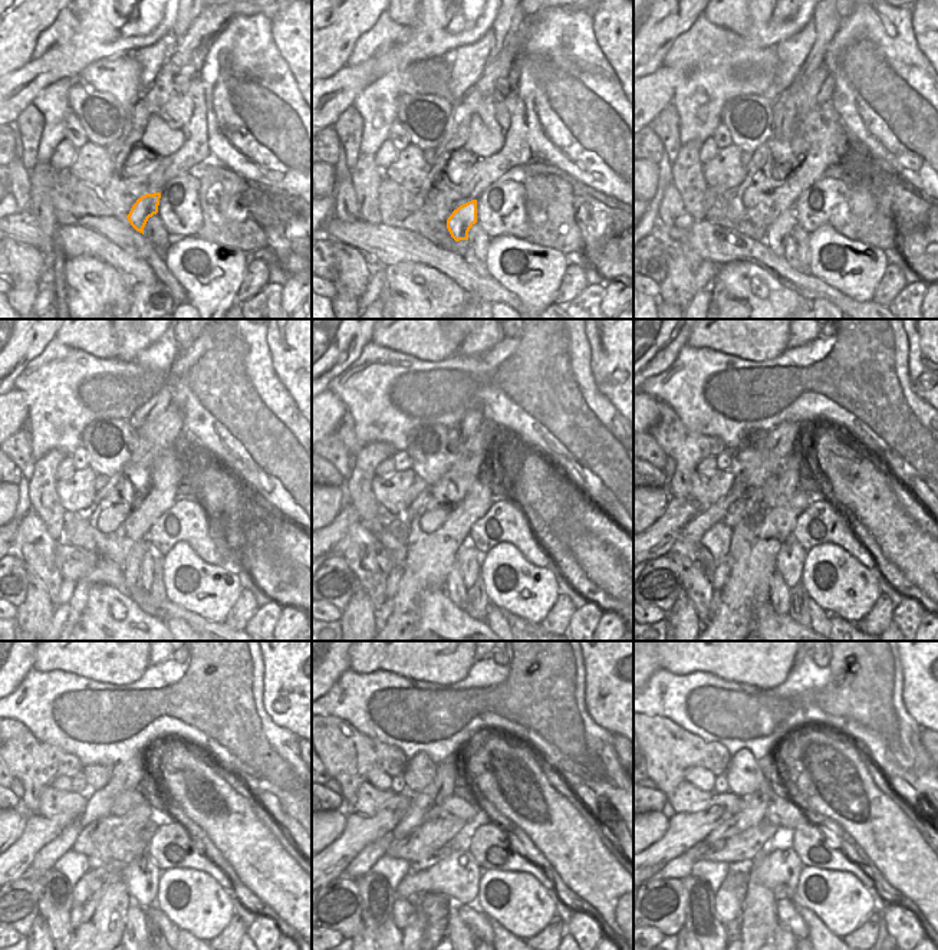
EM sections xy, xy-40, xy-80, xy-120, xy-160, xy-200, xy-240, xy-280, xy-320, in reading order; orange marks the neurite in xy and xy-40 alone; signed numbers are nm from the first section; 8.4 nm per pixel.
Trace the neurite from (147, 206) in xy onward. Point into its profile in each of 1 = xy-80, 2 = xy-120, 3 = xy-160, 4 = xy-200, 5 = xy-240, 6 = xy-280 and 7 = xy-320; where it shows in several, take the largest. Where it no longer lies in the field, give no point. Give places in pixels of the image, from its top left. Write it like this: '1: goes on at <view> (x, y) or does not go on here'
1: goes on at xy-80 (777, 233)
2: goes on at xy-120 (134, 554)
3: goes on at xy-160 (456, 589)
4: goes on at xy-200 (779, 591)
5: goes on at xy-240 (137, 919)
6: goes on at xy-280 (458, 933)
7: goes on at xy-320 (782, 933)

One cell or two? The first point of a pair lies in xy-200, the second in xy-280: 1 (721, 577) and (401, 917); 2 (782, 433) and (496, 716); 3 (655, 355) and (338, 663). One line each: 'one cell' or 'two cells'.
1: two cells
2: two cells
3: one cell

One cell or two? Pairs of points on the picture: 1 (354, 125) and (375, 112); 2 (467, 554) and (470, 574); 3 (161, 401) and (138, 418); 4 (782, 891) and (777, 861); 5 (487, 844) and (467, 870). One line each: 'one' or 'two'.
1: two
2: one
3: one
4: one
5: two

